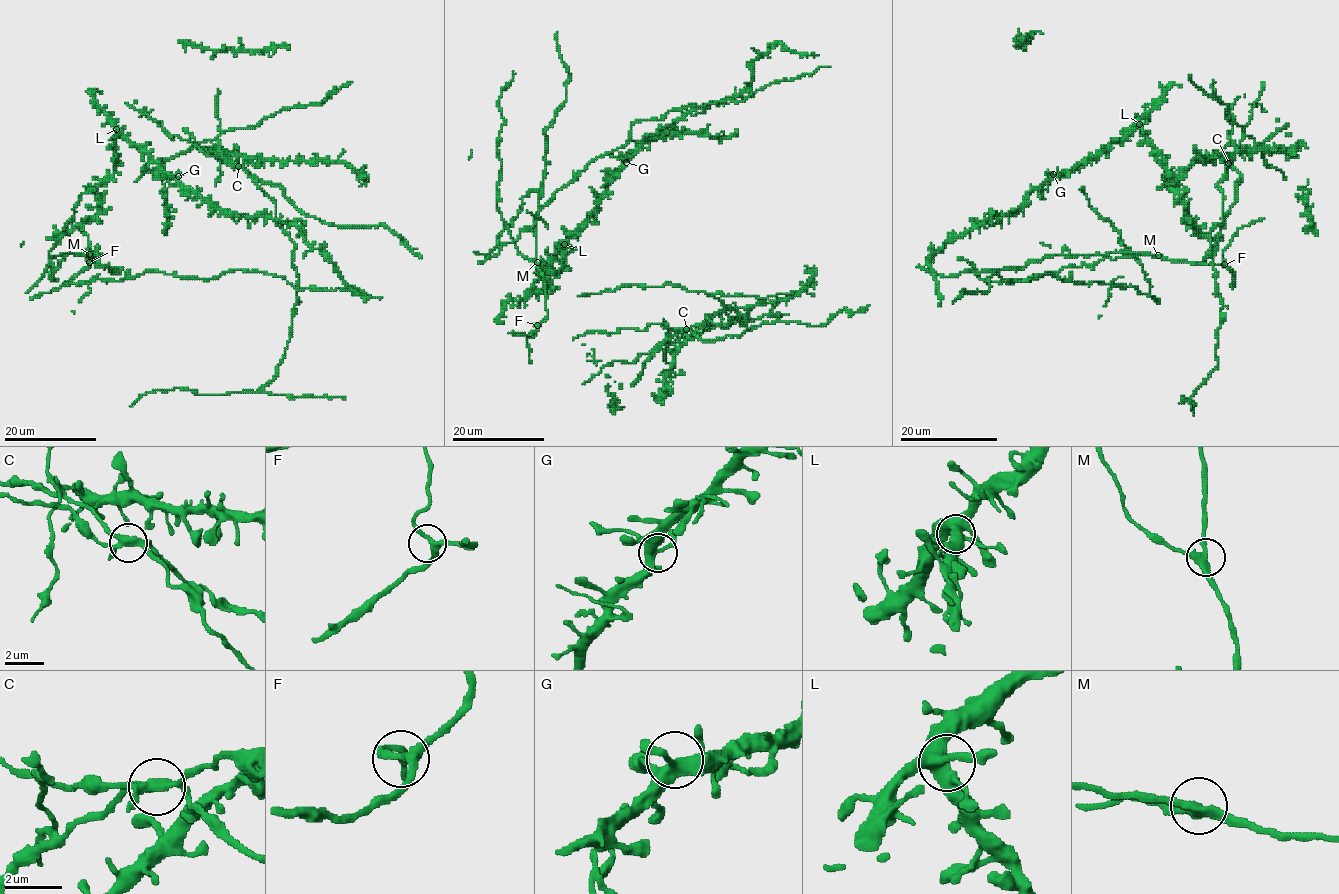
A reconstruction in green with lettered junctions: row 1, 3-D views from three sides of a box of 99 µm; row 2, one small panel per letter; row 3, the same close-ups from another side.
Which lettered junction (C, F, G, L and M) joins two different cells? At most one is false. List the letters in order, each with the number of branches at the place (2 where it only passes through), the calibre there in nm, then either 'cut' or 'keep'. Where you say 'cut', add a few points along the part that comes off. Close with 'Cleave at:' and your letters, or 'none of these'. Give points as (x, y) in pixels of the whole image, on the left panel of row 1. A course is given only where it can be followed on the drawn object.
C: 5 branches meet; 300 nm thick; cut; foreign part runs (238, 166), (242, 166), (262, 182), (278, 184), (304, 213), (343, 227), (384, 225), (421, 257)
F: 3 branches meet; 280 nm thick; keep
G: 5 branches meet; 400 nm thick; keep
L: 5 branches meet; 500 nm thick; keep
M: 3 branches meet; 340 nm thick; keep
Cleave at: C

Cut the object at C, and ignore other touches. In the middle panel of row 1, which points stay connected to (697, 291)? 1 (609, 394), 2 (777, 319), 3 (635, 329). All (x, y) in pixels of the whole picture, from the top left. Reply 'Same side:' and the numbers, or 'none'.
Same side: 1, 3

